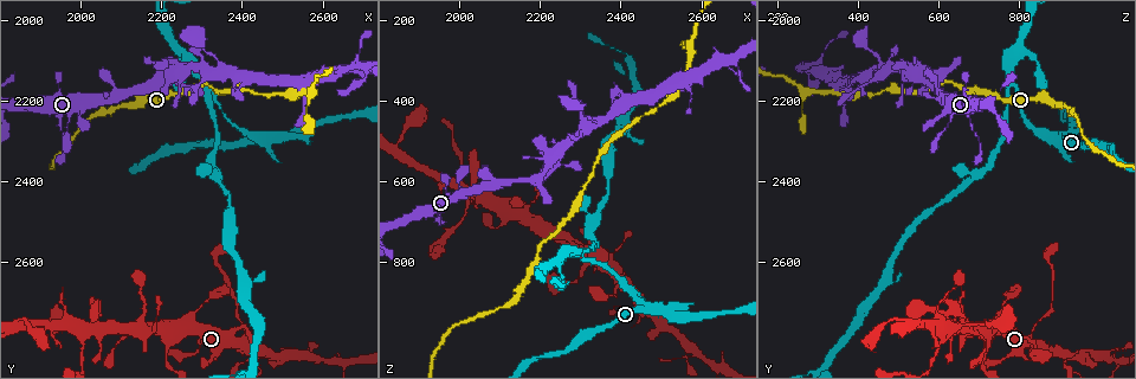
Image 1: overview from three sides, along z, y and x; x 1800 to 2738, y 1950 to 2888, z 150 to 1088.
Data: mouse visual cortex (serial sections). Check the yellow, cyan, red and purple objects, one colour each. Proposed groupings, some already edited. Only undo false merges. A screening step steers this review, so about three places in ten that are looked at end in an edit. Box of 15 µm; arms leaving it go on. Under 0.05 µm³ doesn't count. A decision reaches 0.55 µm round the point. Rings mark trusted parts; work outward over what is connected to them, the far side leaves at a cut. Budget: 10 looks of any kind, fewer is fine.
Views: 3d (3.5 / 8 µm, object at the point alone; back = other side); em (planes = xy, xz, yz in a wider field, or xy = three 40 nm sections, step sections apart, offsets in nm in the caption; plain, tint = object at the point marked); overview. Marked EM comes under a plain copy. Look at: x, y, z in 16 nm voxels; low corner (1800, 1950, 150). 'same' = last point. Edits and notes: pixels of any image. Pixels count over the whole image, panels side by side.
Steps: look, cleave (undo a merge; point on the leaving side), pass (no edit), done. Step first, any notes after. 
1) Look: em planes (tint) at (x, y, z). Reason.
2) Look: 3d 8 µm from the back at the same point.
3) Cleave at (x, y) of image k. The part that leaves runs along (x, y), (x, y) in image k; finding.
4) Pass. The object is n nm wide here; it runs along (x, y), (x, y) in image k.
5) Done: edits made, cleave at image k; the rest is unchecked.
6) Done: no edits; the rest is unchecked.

Look: 3d 3.5 µm at (2400, 2785, 820). Thick turns thin.

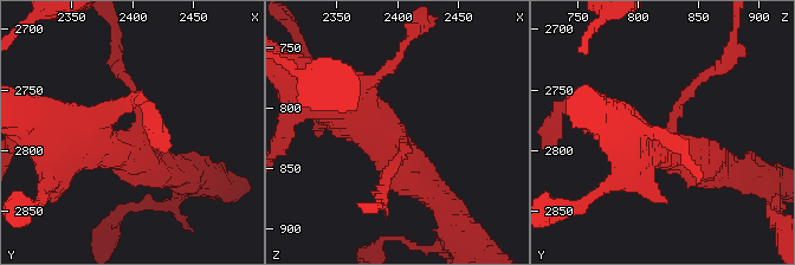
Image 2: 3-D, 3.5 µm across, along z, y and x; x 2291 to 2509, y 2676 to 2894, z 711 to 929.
Look: em planes (tint) at (2402, 2788, 826). 3 arms meet here; the arms are 100, 400, 600 nm wide.

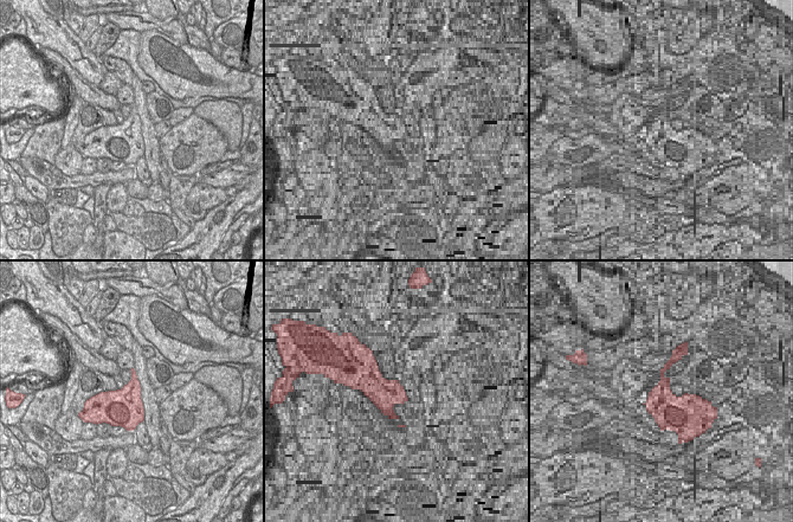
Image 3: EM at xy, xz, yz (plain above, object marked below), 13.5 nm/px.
Pass. The object is 500 nm wide here; it runs along (304, 91), (337, 103), (439, 200) in image 2; continuous, no second cell.

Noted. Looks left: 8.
Look: 3d 3.5 µm at (2215, 2790, 715). Branch point.

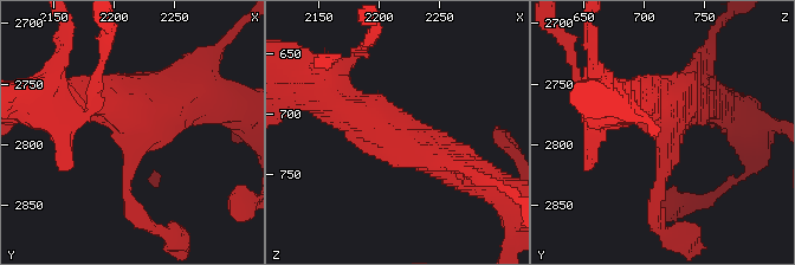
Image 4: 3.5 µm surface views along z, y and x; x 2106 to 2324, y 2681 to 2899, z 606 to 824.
Look: em xy step 3 (tint) at (2216, 2786, 718). Shape alone is not enough.

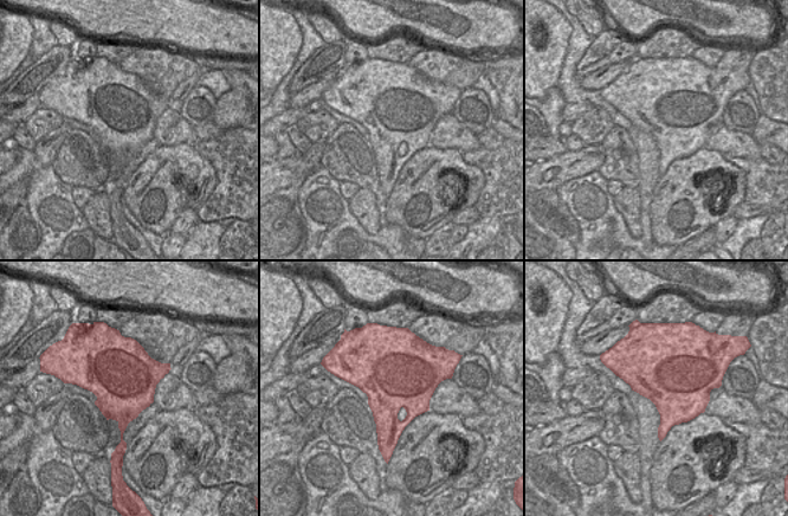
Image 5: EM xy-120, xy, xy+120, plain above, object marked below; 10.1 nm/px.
Pass. It runs along (466, 173), (412, 149), (329, 97) in image 4; all the same cell.

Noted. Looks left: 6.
Look: 3d 3.5 µm at (2010, 2800, 605). Thick turns thin.

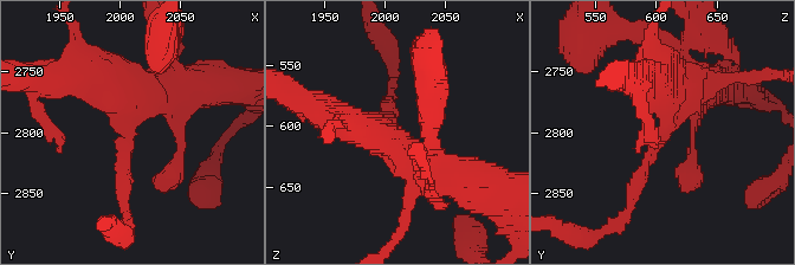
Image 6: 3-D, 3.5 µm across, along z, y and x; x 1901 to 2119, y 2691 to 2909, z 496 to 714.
Cleave at (641, 172) of image 6. The arms are 150, 450 nm wide; the part that leaves runs along (652, 150), (631, 205), (596, 234) in image 6; two cells meet here.

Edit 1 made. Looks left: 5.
Look: 3d 8 µm from the back at (2290, 2155, 420). Calibre changes.

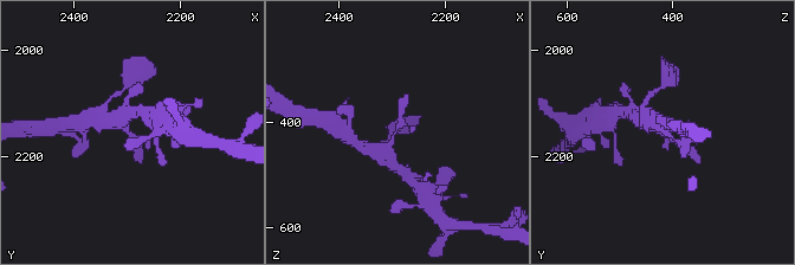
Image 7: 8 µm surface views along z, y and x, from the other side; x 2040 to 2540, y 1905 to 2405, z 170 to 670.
Look: 3d 3.5 µm from the back at (2295, 2165, 415).

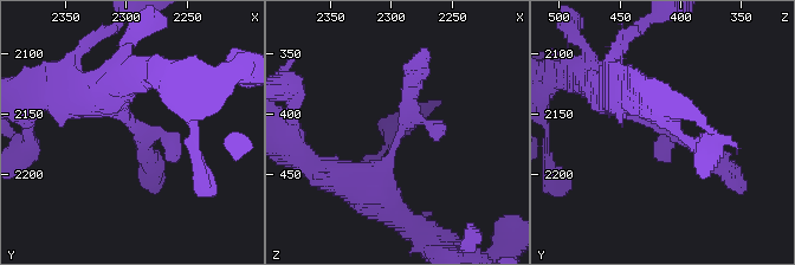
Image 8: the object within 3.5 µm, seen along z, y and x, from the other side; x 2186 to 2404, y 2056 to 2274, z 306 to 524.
Look: em xy step 5 (tint) at (2294, 2160, 416).

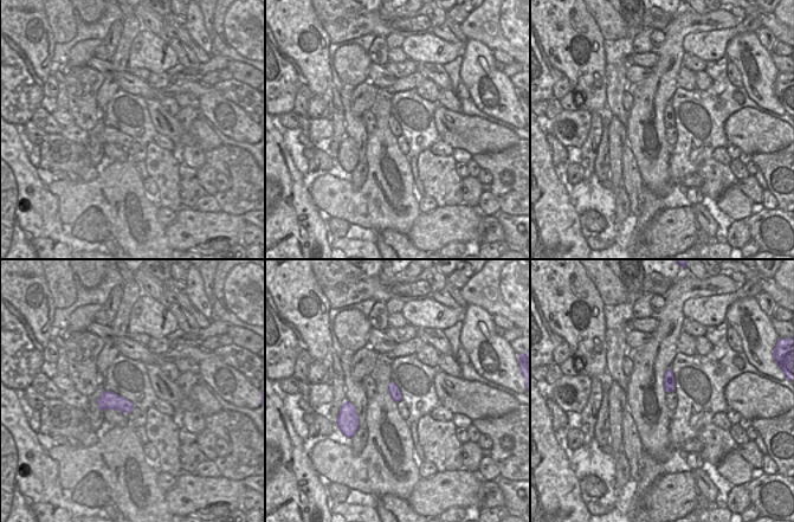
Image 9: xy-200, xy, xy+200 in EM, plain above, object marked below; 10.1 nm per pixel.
Pass. It runs along (606, 91), (721, 165) in image 8; continuous, no second cell.

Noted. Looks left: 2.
Done: edits made, cleave at image 6; the rest is unchecked.

